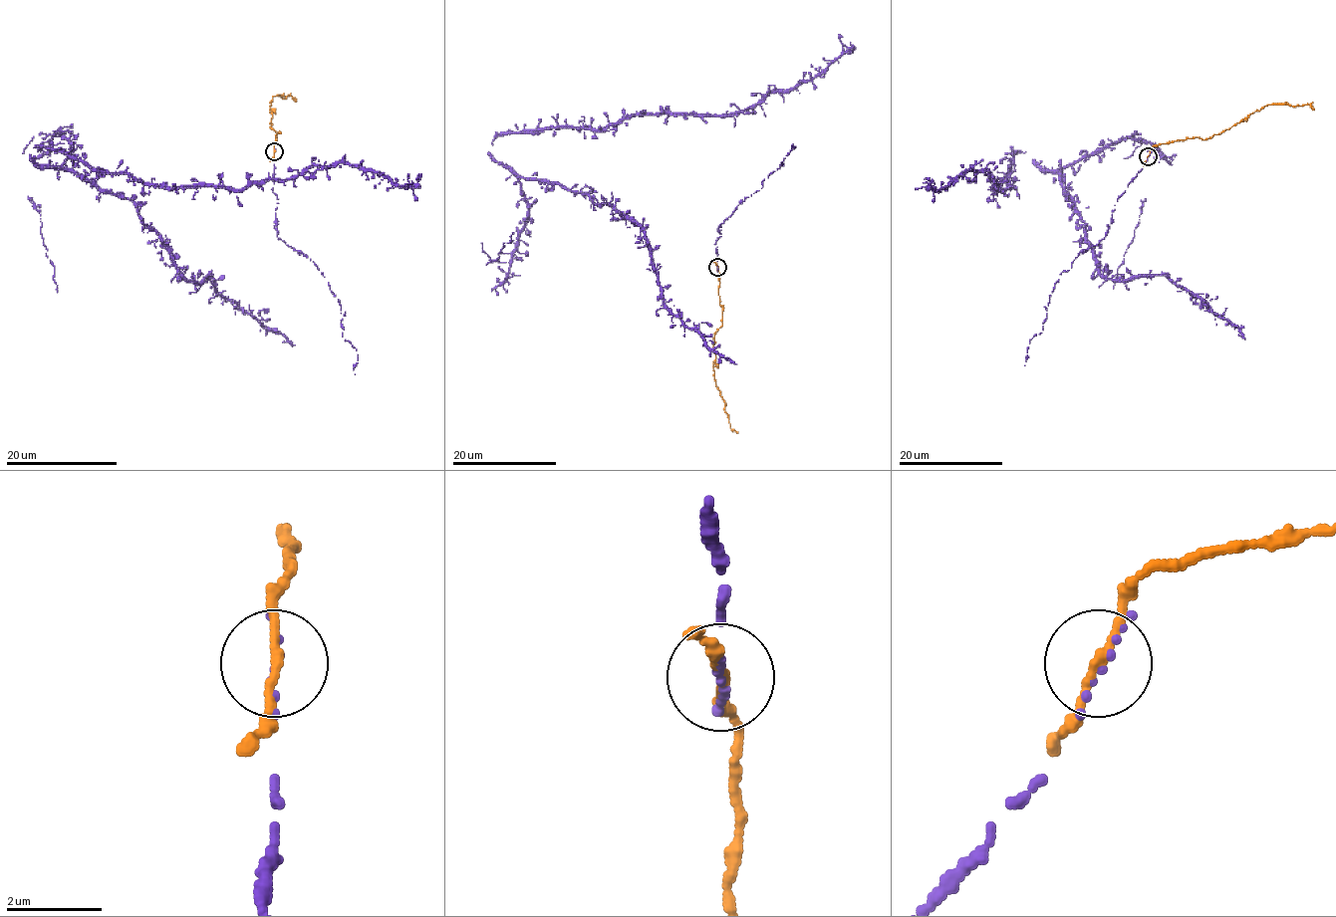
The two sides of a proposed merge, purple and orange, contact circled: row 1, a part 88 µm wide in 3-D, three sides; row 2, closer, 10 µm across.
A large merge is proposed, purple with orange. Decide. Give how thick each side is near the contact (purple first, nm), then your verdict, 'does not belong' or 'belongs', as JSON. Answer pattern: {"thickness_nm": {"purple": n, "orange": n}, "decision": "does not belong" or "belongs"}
{"thickness_nm": {"purple": 170, "orange": 170}, "decision": "belongs"}

